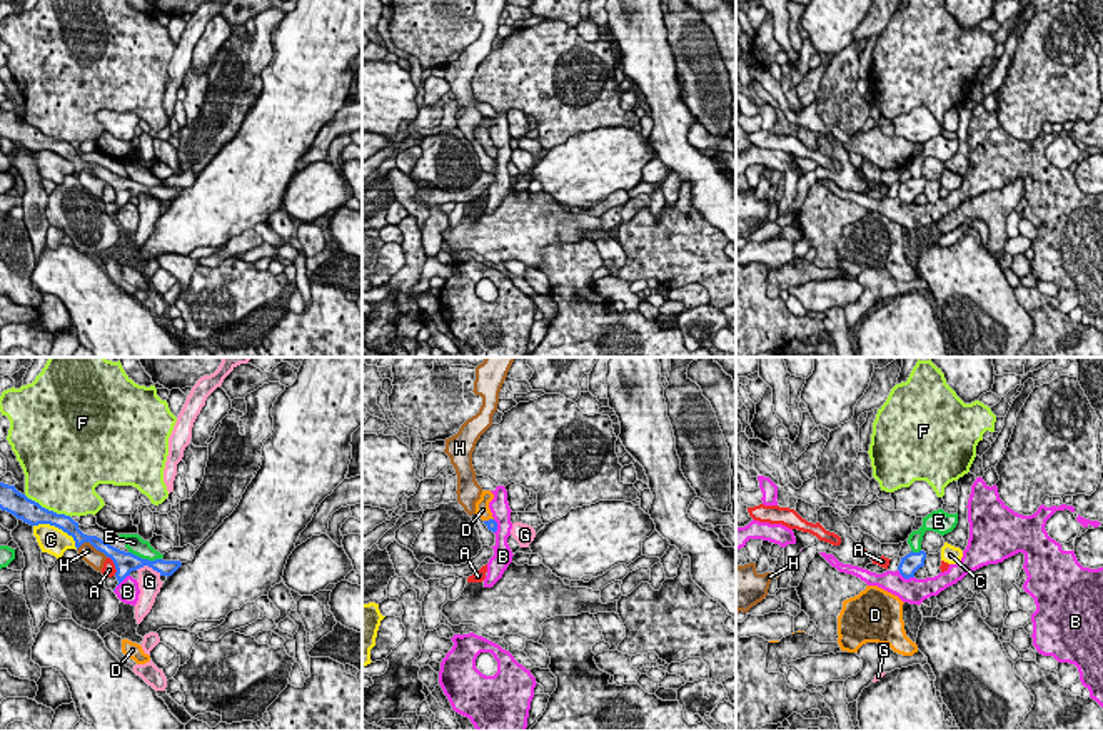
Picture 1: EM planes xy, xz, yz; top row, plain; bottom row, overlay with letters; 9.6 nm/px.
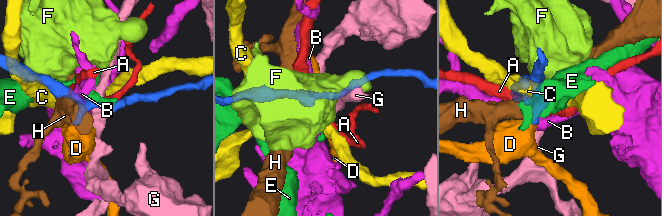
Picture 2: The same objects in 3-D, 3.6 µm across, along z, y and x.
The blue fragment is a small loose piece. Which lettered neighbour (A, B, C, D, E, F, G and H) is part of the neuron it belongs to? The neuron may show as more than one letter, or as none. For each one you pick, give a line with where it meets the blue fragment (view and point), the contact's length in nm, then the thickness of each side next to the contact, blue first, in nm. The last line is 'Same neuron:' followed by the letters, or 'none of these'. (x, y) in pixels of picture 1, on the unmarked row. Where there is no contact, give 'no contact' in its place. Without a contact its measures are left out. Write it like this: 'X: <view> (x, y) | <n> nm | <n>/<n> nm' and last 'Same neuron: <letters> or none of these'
D: xz (489, 146) | 100 nm | 100/130 nm
Same neuron: D

